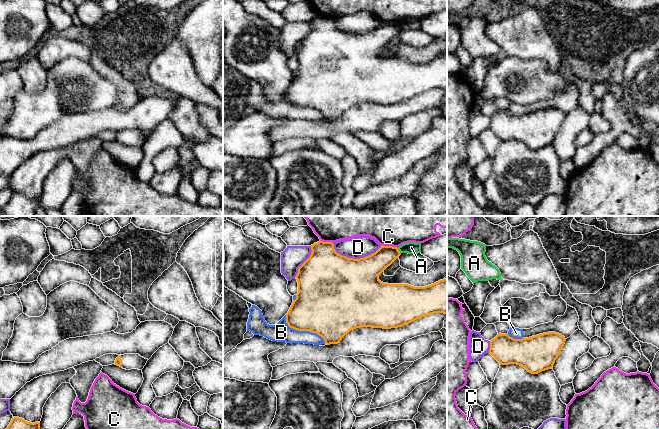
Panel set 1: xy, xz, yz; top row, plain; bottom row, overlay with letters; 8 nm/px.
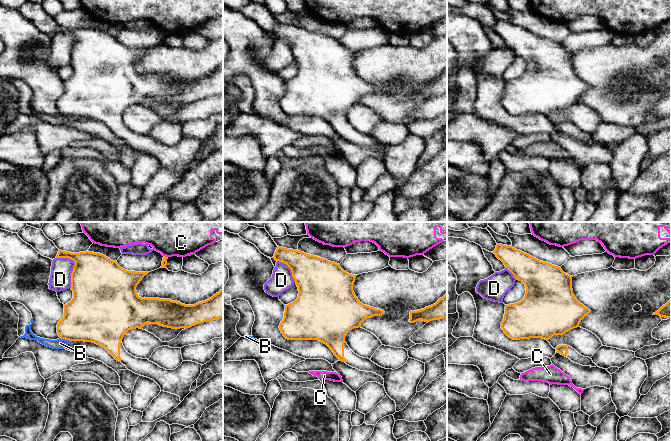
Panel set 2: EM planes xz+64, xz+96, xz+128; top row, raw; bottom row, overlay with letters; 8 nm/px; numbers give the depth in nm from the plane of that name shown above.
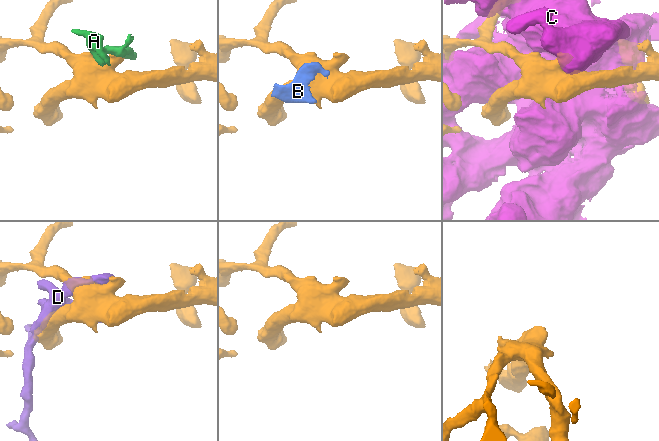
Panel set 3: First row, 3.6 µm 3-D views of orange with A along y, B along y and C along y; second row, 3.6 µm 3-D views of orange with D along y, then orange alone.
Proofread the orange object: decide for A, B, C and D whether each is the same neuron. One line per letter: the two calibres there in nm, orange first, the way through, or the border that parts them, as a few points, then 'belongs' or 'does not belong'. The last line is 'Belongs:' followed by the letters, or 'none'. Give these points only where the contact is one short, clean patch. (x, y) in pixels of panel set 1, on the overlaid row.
A: 180/100 nm | along xz (397, 248), (400, 253) | does not belong
B: 440/160 nm | does not belong
C: 200/460 nm | does not belong
D: 500/180 nm | does not belong
Belongs: none

